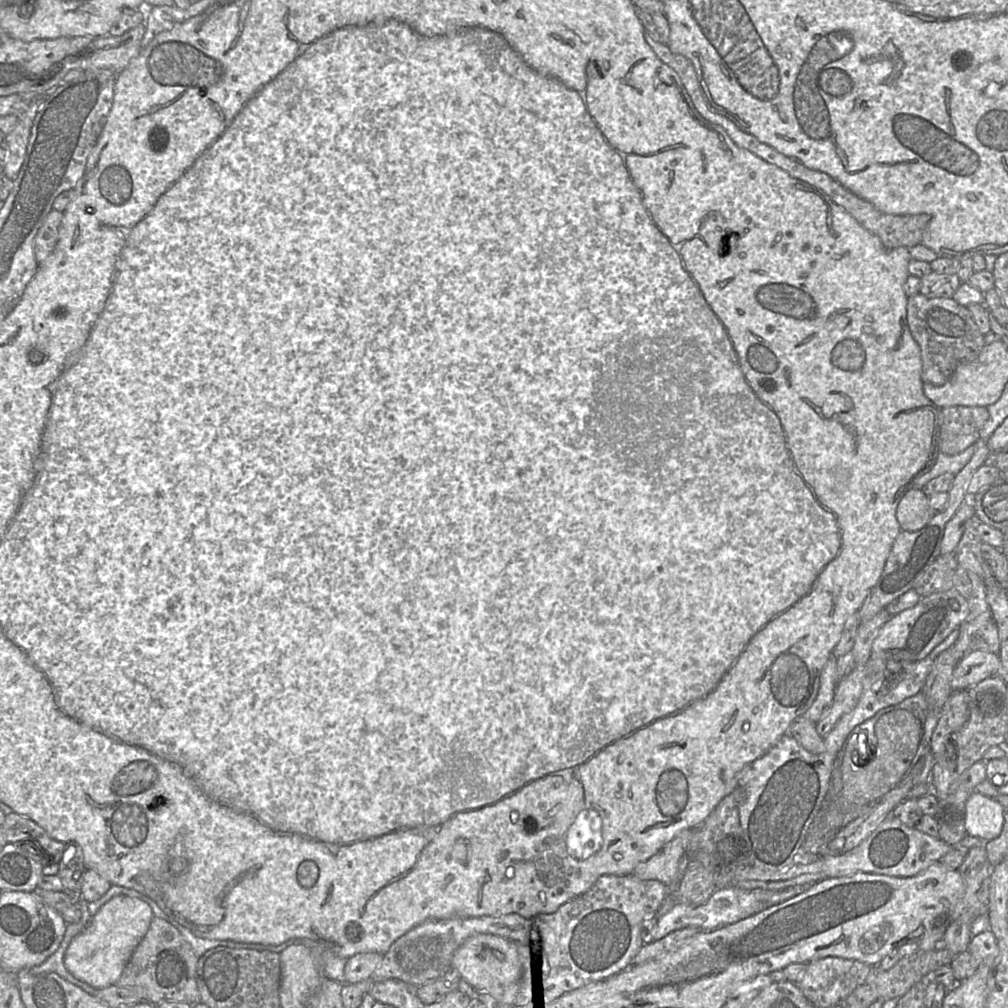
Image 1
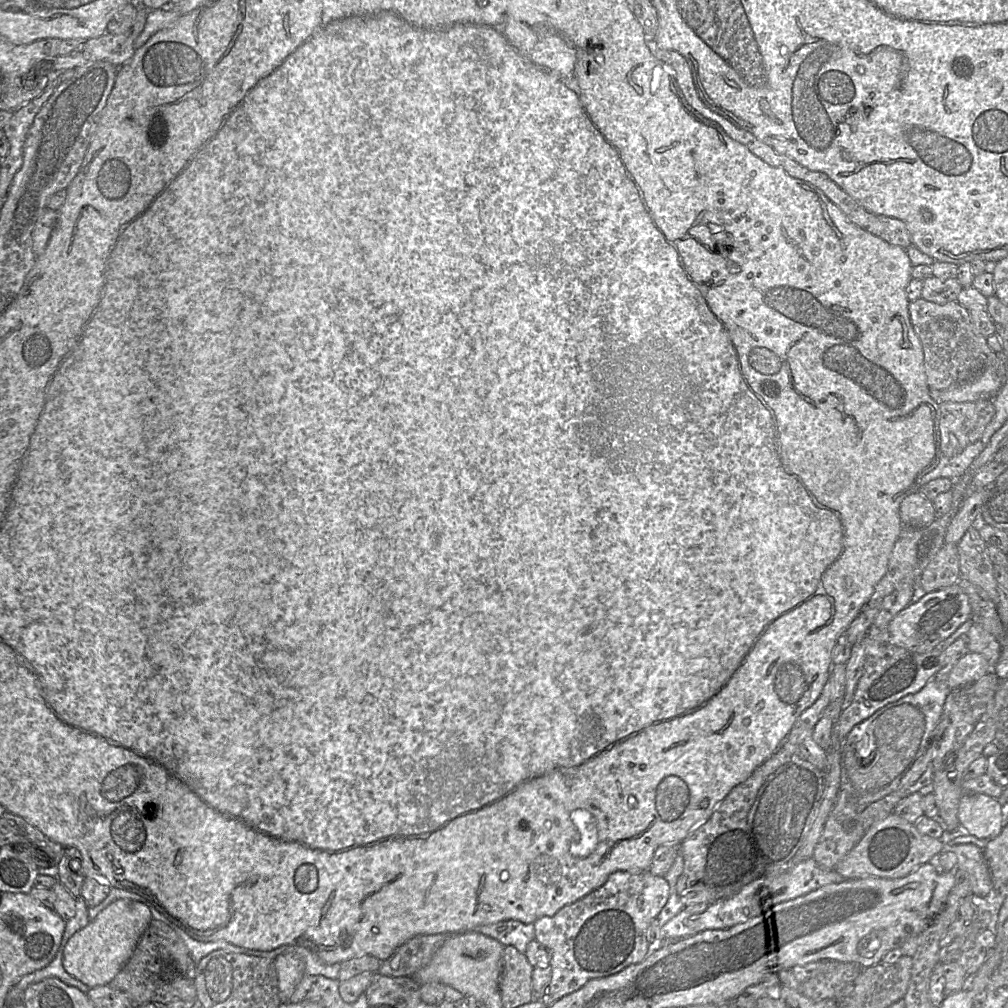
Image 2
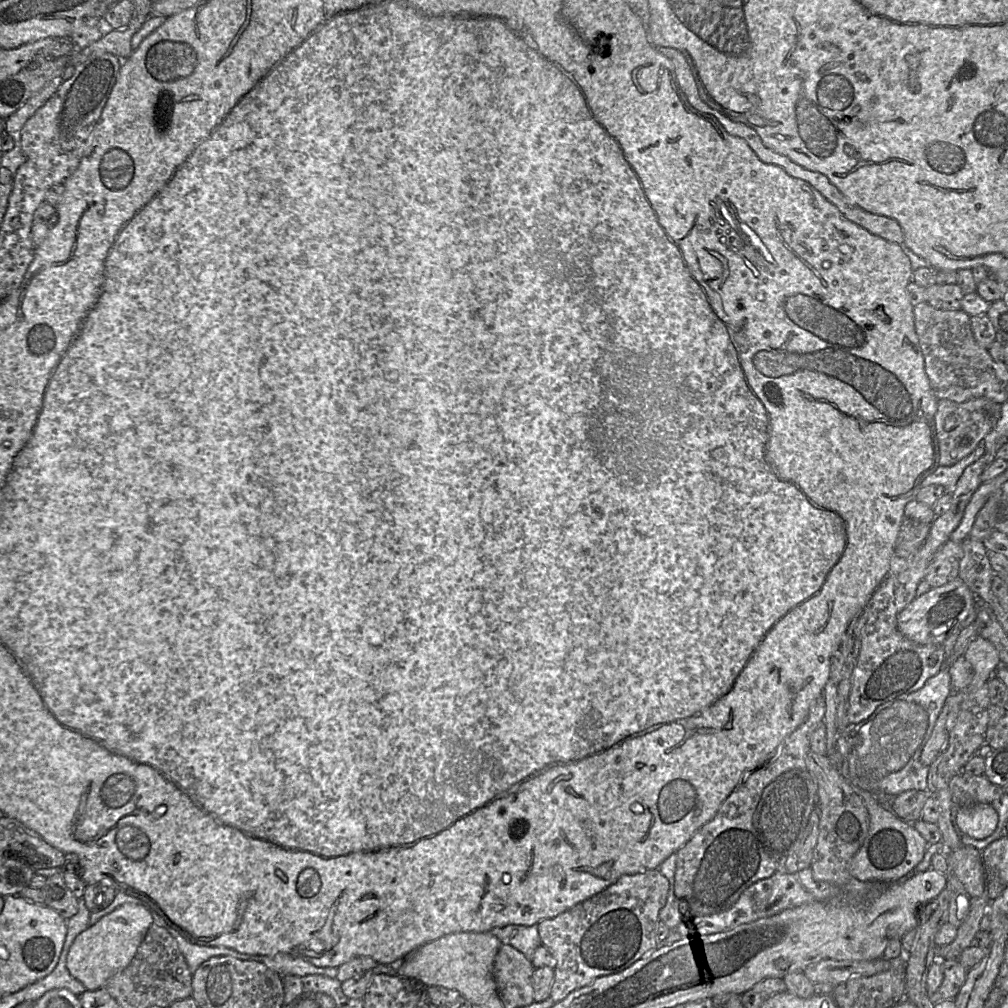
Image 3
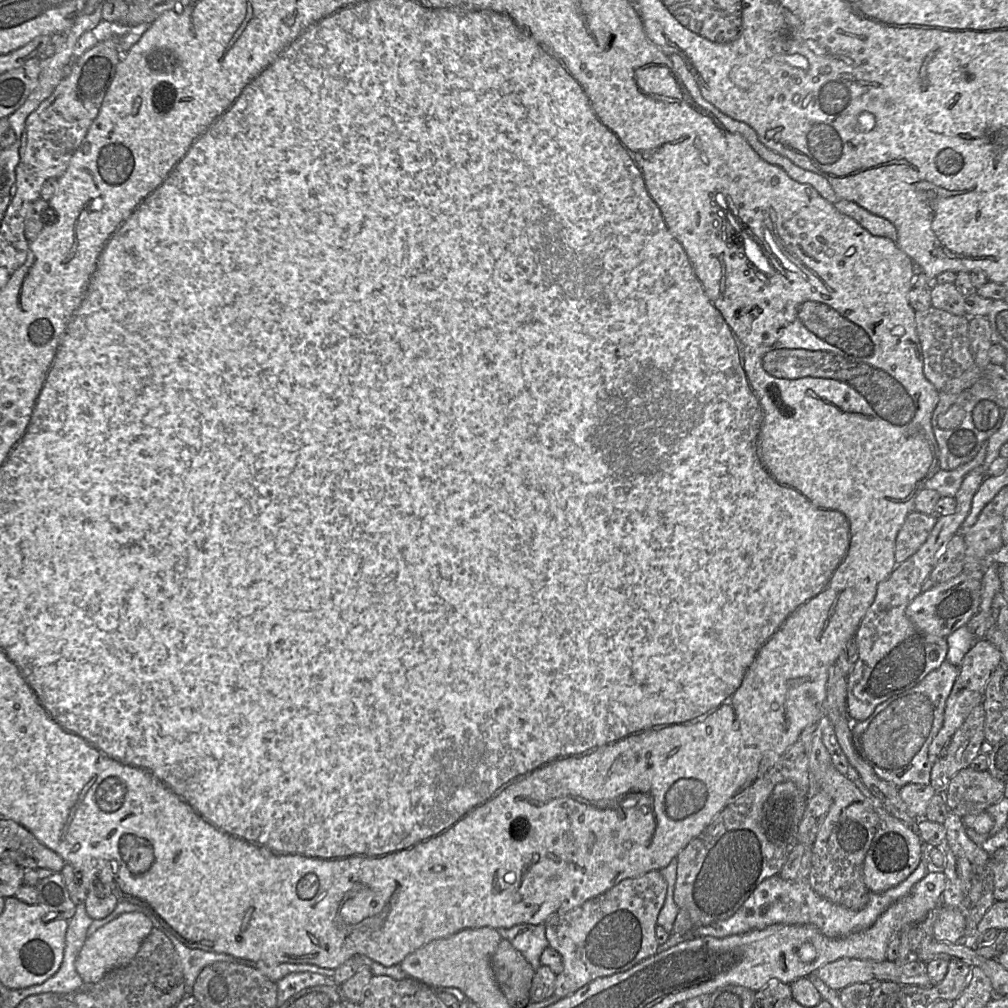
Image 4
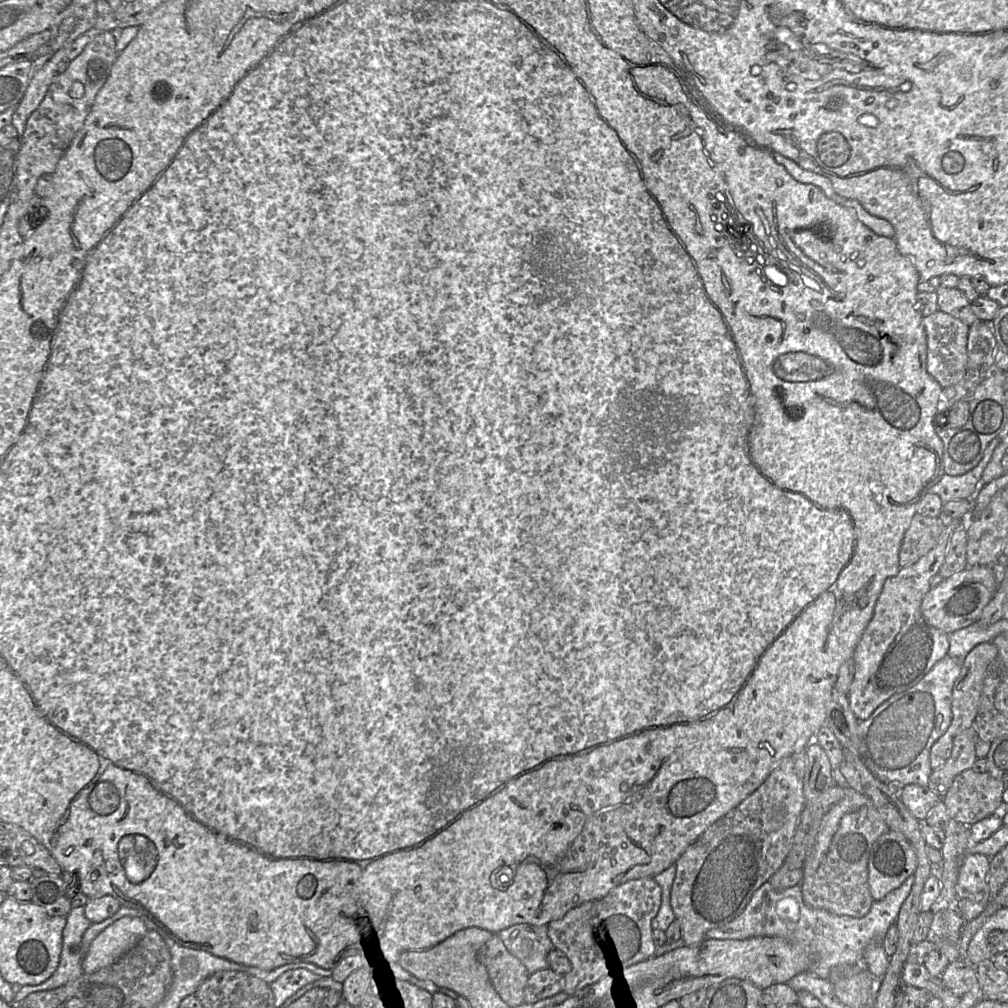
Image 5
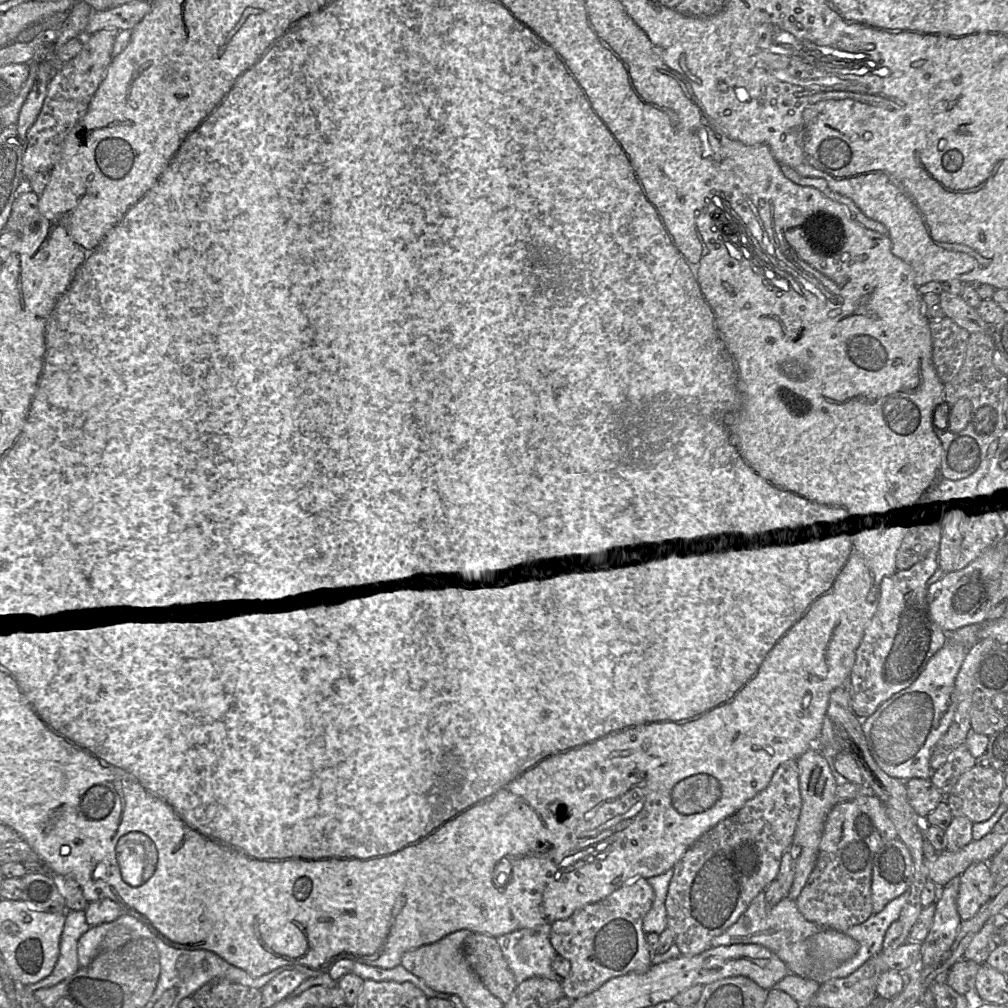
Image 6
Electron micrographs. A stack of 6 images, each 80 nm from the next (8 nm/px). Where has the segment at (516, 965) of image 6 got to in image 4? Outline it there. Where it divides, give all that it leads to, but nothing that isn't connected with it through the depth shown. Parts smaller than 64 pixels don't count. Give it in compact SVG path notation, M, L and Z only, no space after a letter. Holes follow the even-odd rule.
M519 924L496 930L502 939L507 940L523 955L535 971L541 967L541 954L549 947L544 924Z

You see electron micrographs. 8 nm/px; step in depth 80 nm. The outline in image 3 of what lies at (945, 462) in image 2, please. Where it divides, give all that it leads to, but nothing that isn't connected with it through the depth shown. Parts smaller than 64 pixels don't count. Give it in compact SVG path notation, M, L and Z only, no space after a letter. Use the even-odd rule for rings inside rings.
M982 439L971 454L961 459L956 464L952 466L939 465L935 471L923 479L921 486L937 484L945 488L945 493L949 492L953 494L955 486L966 467L981 458L985 452L985 442L984 439Z

